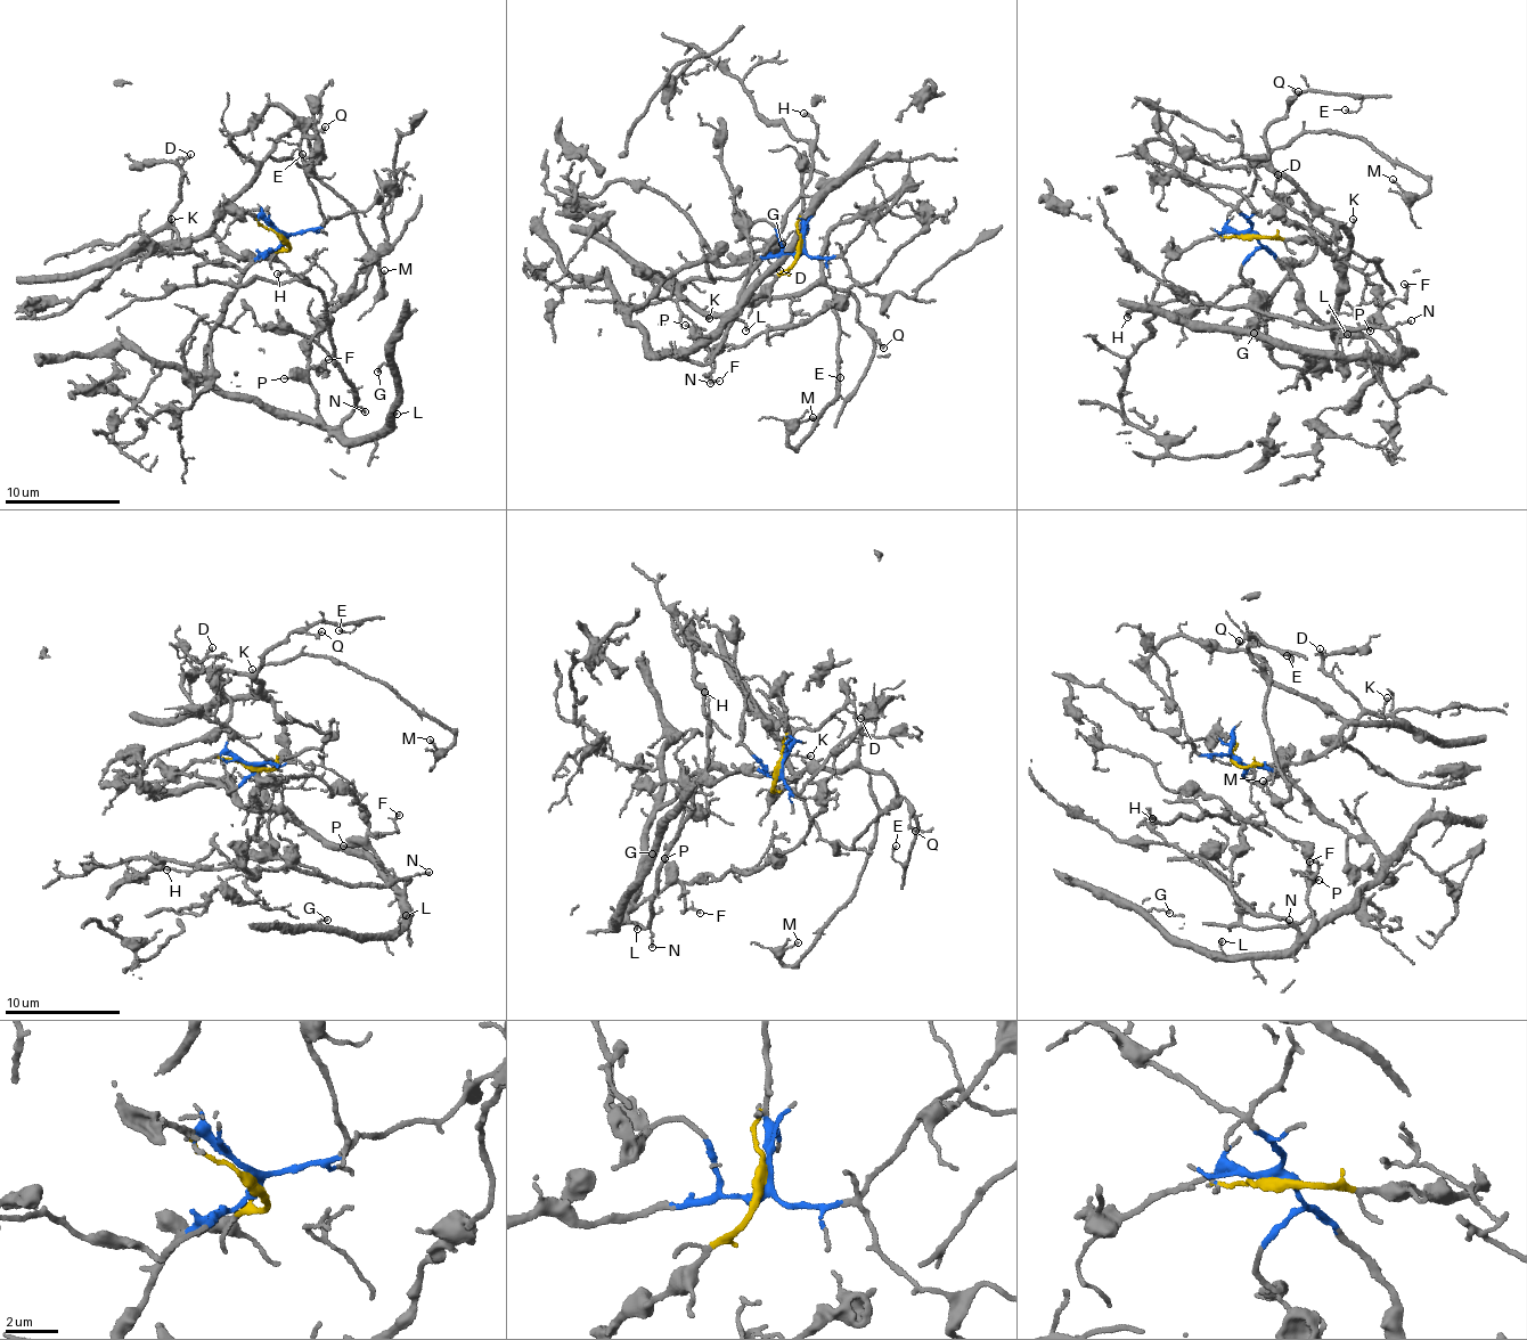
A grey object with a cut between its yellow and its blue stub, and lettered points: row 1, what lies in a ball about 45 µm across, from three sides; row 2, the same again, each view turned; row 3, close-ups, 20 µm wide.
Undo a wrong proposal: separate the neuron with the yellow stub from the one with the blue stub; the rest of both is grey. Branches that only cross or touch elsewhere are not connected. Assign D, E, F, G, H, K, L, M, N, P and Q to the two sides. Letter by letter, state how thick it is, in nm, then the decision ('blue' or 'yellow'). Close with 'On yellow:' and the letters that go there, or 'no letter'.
D: 130 nm | yellow
E: 100 nm | yellow
F: 110 nm | blue
G: 130 nm | blue
H: 160 nm | blue
K: 110 nm | yellow
L: 140 nm | blue
M: 110 nm | yellow
N: 110 nm | blue
P: 240 nm | blue
Q: 140 nm | yellow
On yellow: D, E, K, M, Q

